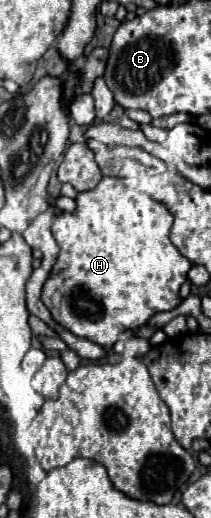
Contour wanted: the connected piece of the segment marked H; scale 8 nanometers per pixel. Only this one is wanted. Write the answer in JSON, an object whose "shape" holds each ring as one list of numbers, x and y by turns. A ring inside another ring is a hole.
{"shape":[[103,177,101,183,77,195,77,211,61,213,53,219,53,237,57,239,61,253,47,279,43,291,51,295,51,315,65,329,77,337,89,339,105,349,111,349,121,333,147,325,159,311,171,311,181,305,179,289,193,267,169,241,169,229,173,215,163,203,157,203,145,193,121,195,119,187,113,187,113,177]]}

